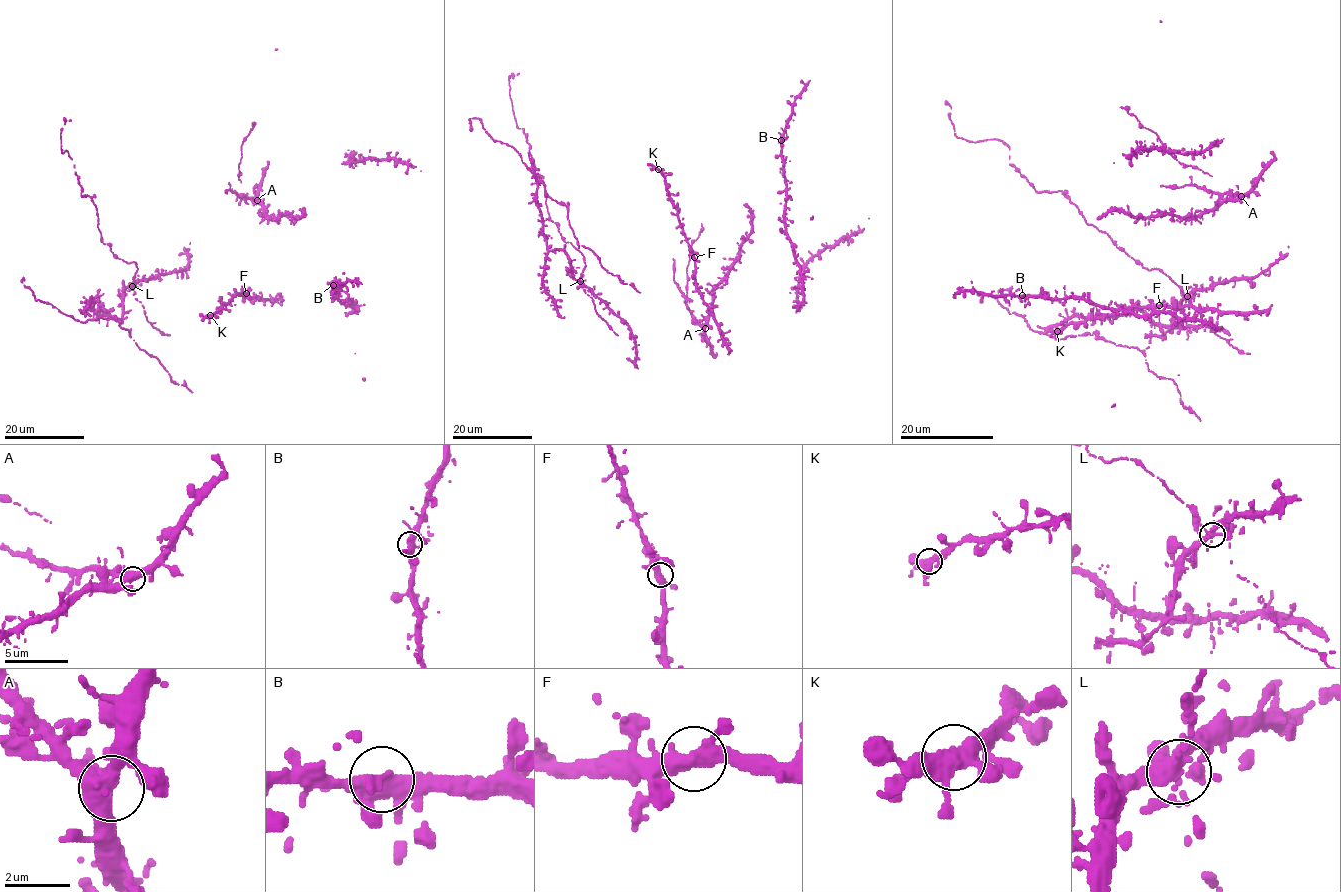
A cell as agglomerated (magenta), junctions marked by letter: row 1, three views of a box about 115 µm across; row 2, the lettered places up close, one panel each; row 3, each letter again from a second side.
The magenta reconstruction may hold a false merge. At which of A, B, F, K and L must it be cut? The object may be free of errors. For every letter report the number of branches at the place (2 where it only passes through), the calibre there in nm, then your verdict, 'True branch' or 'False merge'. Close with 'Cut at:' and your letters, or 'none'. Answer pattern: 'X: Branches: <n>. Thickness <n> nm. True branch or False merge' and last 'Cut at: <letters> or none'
A: Branches: 6. Thickness 380 nm. True branch
B: Branches: 6. Thickness 380 nm. True branch
F: Branches: 5. Thickness 360 nm. True branch
K: Branches: 5. Thickness 360 nm. True branch
L: Branches: 7. Thickness 380 nm. True branch
Cut at: none

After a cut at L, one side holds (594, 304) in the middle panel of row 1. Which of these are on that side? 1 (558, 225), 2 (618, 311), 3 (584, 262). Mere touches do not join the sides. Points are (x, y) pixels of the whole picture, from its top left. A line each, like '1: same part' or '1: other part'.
1: same part
2: other part
3: same part

